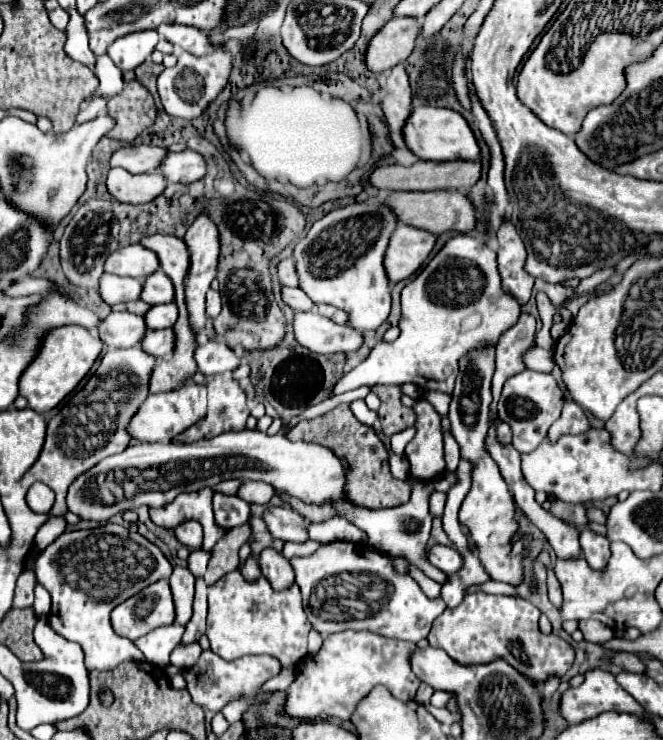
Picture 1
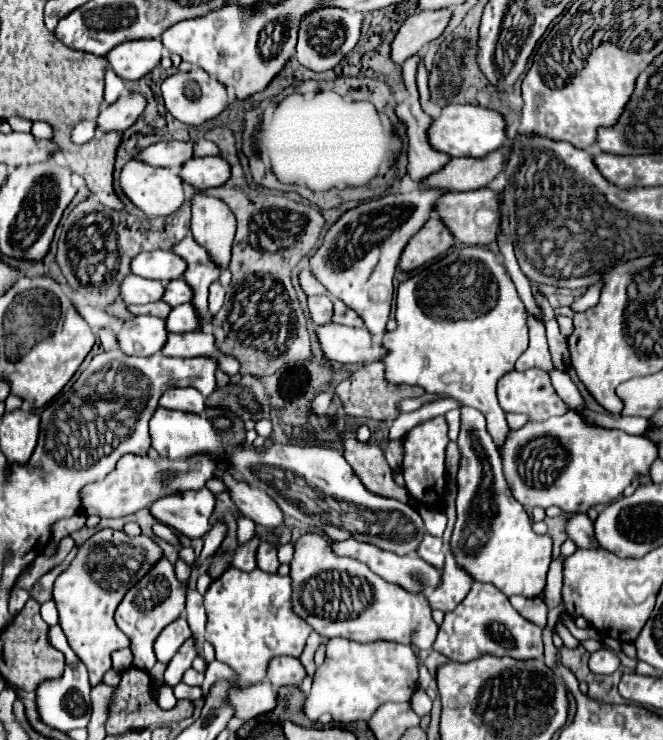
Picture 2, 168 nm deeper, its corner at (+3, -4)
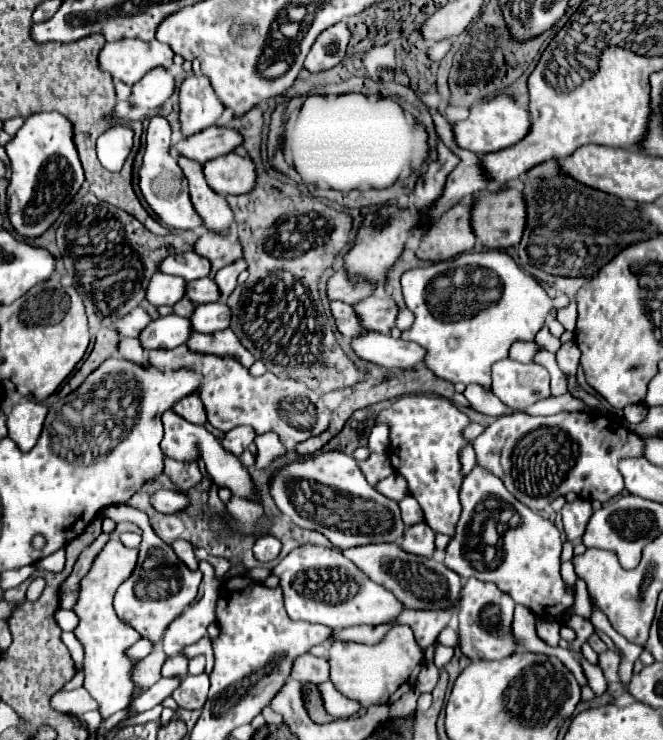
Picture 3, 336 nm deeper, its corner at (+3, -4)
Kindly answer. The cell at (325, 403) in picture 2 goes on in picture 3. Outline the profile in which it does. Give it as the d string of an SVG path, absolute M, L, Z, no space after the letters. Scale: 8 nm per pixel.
M184 344L174 350L152 350L150 352L150 364L158 370L176 370L176 368L190 368L204 376L204 386L198 390L208 422L228 432L236 426L248 424L256 430L256 434L264 432L276 432L286 448L292 448L304 440L308 440L314 434L324 432L326 428L326 406L320 398L320 394L308 390L302 386L302 382L294 380L282 380L274 376L272 372L266 372L264 376L250 376L244 366L240 366L232 358L222 356L204 356L190 352Z

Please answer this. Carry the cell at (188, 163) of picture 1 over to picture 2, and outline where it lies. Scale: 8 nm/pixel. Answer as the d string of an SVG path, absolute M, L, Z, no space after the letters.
M220 156L192 158L184 164L180 176L196 190L218 188L230 180L230 164Z

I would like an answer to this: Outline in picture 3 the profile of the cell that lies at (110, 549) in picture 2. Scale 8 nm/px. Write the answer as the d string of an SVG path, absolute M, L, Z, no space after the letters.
M114 538L108 540L108 544L94 558L94 564L90 566L88 574L80 580L80 594L72 608L78 616L78 626L74 628L74 634L84 648L84 688L100 704L102 720L106 720L118 710L128 708L130 694L134 690L130 680L132 662L124 658L124 650L138 642L140 634L132 626L126 626L122 620L118 620L112 608L112 600L118 586L134 570L136 562L138 562L136 548L126 548L120 540Z

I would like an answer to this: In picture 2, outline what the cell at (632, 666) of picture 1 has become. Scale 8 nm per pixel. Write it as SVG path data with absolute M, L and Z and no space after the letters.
M602 648L590 656L590 670L594 674L612 674L618 670L618 666L620 666L618 656L608 648Z

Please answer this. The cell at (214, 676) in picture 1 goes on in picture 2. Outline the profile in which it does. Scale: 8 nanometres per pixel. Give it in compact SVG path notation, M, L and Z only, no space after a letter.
M278 656L270 662L268 680L274 686L298 686L306 678L306 668L294 656Z

